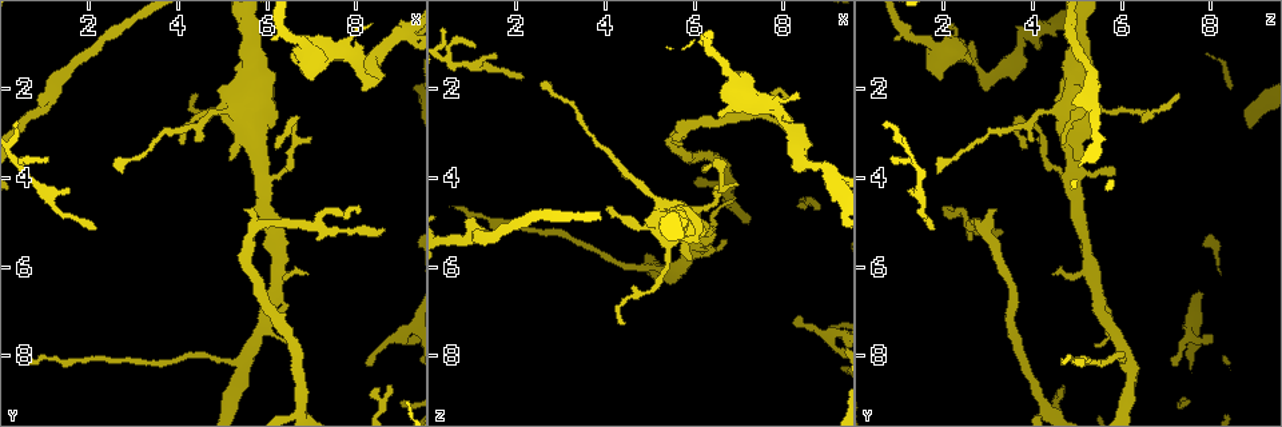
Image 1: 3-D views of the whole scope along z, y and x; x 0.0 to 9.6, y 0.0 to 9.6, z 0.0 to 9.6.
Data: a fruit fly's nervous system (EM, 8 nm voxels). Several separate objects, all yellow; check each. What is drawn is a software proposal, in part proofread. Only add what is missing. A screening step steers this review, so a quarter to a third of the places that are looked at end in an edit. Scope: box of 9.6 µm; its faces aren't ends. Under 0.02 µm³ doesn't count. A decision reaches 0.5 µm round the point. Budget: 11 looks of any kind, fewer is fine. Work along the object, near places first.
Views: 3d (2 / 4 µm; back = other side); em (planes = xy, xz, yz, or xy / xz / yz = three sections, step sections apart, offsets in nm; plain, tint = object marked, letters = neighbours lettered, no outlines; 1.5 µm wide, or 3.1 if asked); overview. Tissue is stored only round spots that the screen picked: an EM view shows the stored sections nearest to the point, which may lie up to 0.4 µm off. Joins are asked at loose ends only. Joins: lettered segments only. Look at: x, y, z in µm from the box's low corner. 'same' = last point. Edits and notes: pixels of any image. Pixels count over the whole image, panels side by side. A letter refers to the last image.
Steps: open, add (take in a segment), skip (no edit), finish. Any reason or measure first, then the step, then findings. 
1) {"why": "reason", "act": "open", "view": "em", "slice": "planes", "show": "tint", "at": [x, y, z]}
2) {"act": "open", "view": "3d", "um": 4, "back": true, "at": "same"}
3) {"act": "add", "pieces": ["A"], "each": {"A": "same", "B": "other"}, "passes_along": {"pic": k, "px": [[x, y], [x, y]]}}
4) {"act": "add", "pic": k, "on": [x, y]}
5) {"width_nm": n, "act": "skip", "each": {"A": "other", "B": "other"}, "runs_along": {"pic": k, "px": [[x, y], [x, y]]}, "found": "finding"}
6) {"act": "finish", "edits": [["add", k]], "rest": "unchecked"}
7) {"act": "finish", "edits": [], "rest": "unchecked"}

{"why": "branch stops here", "act": "open", "view": "3d", "um": 2, "at": [6.55, 1.35, 2.60]}

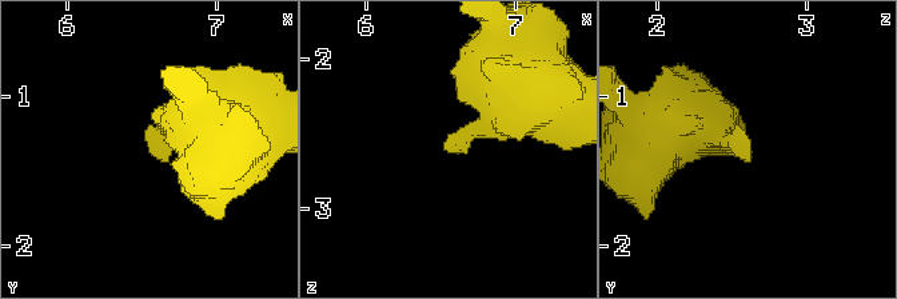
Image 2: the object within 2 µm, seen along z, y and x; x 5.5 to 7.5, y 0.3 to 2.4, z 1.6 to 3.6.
{"why": "shape alone is not enough", "act": "open", "view": "em", "slice": "yz", "step": 8, "show": "letters", "at": [6.54, 1.38, 2.62]}

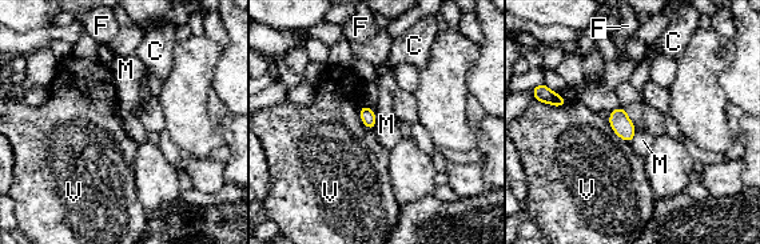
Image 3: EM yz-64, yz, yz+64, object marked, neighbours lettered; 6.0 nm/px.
{"act": "open", "view": "em", "slice": "xz", "step": 8, "show": "letters", "at": "same"}

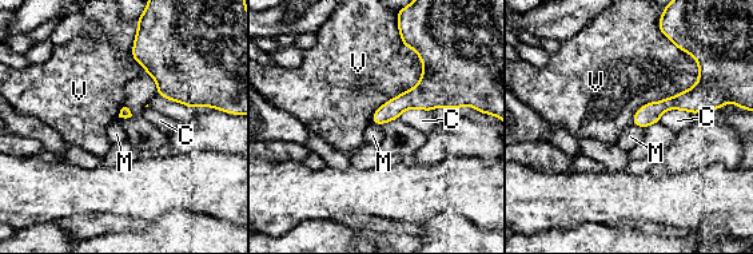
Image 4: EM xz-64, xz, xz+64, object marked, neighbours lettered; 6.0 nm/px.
{"act": "skip", "each": {"C": "other", "M": "other", "V": "other"}, "runs_along": {"pic": 4, "px": [[709, 102], [668, 103], [636, 120]]}, "found": "no lettered segment goes on from it"}

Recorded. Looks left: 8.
{"why": "thin end", "act": "open", "view": "3d", "um": 2, "at": [2.15, 5.15, 1.80]}

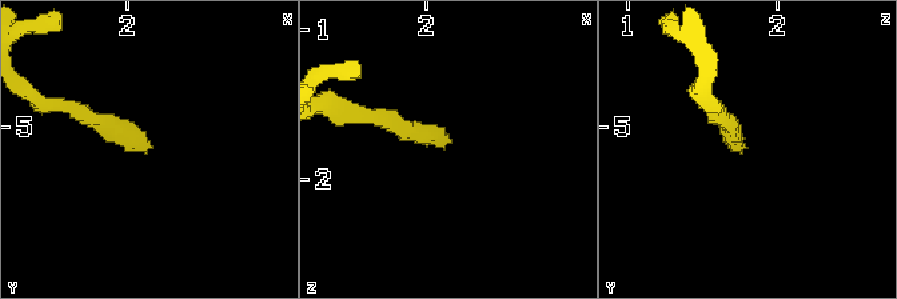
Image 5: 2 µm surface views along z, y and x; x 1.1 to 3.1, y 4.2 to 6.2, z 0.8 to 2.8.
{"act": "open", "view": "em", "slice": "planes", "show": "letters", "at": [2.14, 5.16, 1.74]}

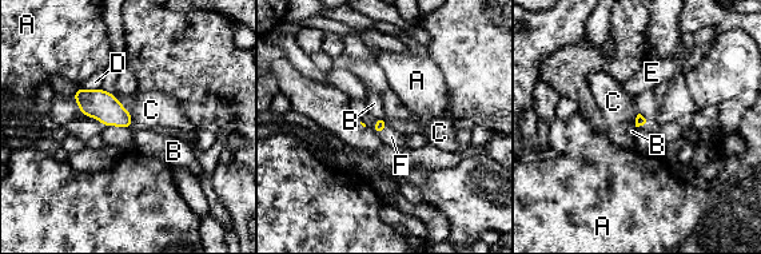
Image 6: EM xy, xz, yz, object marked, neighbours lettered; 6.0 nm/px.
{"act": "add", "pieces": ["F"], "each": {"A": "other", "B": "other", "C": "other", "D": "other", "E": "other", "F": "same"}, "passes_along": {"pic": 6, "px": [[381, 123], [383, 129], [391, 137]]}, "found": "the neuron continues"}

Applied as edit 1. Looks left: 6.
{"why": "see it whole again", "act": "open", "view": "overview"}

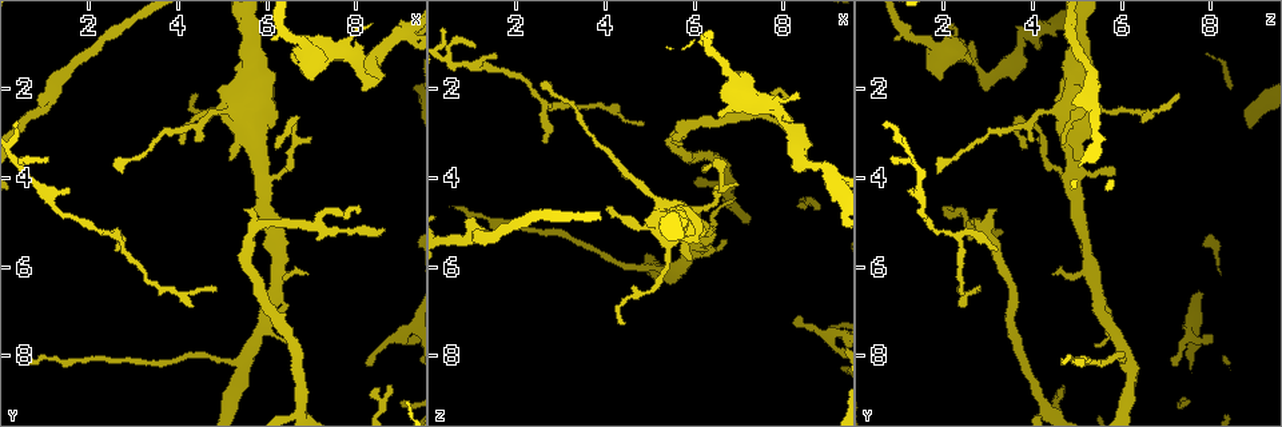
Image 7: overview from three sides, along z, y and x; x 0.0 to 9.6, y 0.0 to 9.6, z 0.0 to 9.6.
{"why": "free end", "act": "open", "view": "3d", "um": 4, "at": [5.65, 4.70, 3.15]}

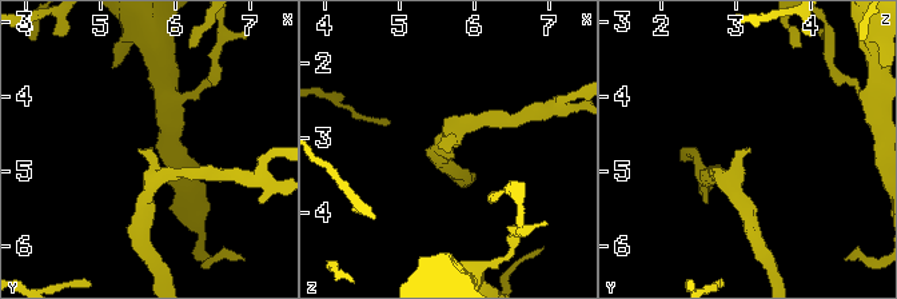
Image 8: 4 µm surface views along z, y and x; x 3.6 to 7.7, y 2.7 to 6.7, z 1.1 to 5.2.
{"act": "open", "view": "em", "slice": "planes", "show": "plain", "at": [5.65, 4.65, 3.15]}

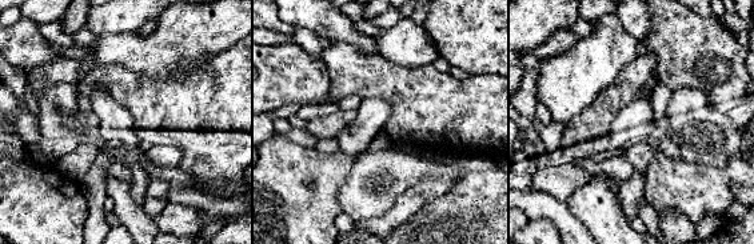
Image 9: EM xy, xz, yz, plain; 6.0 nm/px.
{"act": "open", "view": "em", "slice": "planes", "show": "letters", "at": "same"}

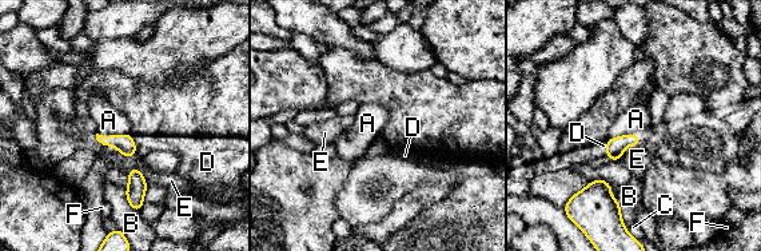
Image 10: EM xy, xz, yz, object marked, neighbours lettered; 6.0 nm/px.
{"act": "add", "pieces": ["A"], "each": {"A": "same", "B": "other", "C": "other", "D": "other", "E": "other", "F": "other"}, "passes_along": {"pic": 10, "px": [[614, 147], [626, 135], [636, 119]]}, "found": "it goes on there"}

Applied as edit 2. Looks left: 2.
{"act": "finish", "edits": [["add", 6], ["add", 10]], "rest": "unchecked"}

